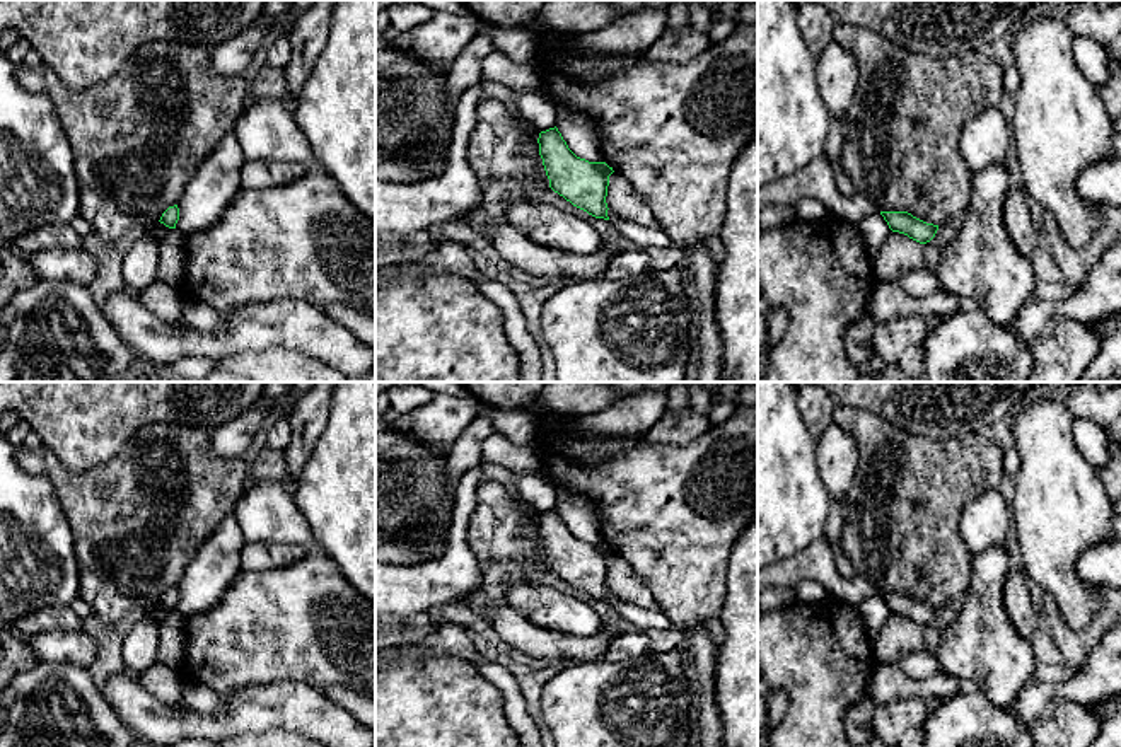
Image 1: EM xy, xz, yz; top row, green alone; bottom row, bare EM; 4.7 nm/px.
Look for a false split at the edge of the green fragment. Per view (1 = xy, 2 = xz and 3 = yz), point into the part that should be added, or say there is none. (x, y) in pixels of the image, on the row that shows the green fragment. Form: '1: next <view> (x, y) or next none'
1: next none
2: next none
3: next none

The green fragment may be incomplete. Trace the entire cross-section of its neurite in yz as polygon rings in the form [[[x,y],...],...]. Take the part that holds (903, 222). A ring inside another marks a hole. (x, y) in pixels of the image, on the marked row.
[[[880,211],[880,215],[892,232],[904,234],[920,244],[930,242],[938,230],[938,225],[926,223],[908,211]]]

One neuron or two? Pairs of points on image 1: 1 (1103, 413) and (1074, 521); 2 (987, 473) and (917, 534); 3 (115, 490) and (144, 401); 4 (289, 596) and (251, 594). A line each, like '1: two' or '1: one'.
1: two
2: one
3: two
4: one

